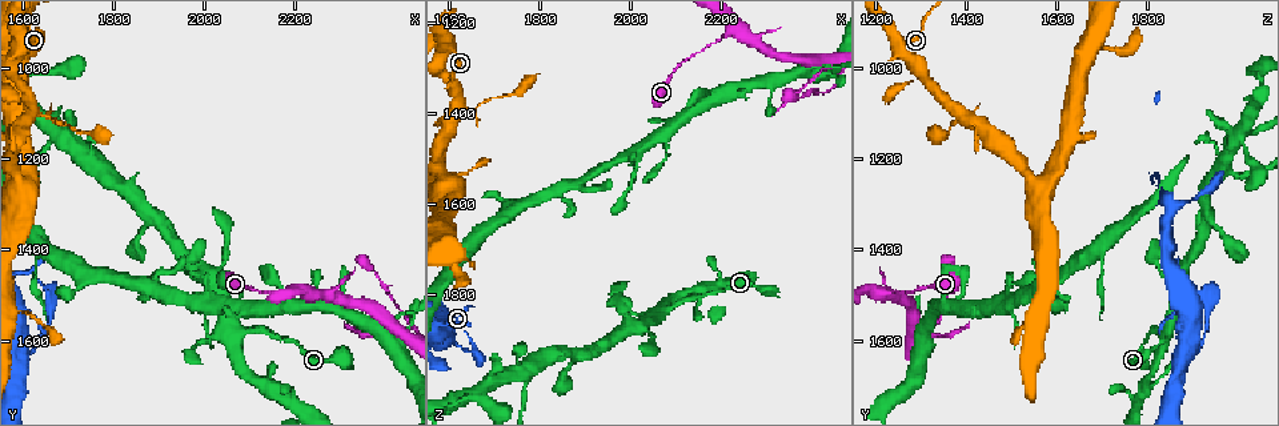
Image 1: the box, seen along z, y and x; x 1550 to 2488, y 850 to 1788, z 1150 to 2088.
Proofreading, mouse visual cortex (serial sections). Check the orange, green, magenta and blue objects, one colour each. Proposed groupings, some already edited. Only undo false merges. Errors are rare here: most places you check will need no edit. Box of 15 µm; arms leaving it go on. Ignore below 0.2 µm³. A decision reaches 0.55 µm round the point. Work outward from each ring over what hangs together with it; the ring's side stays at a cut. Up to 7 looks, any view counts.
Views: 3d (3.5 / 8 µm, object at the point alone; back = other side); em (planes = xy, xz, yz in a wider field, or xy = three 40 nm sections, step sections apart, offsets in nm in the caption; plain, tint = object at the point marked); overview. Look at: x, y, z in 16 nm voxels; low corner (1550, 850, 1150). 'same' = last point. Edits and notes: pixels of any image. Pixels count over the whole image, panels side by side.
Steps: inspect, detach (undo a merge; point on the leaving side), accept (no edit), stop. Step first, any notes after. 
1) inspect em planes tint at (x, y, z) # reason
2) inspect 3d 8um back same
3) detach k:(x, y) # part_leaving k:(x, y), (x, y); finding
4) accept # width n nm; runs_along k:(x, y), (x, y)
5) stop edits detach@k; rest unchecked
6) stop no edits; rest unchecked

inspect 3d 3.5um back at (2220, 1500, 1215) # thick turns thin

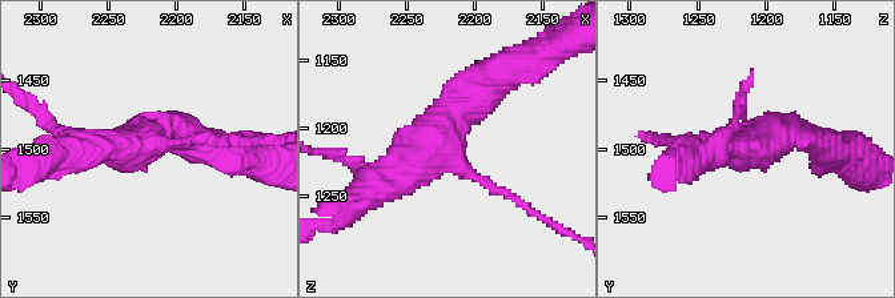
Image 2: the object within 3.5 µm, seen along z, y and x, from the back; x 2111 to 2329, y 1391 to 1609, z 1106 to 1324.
inspect em xy step 2 tint at (2224, 1496, 1216) # need the tissue

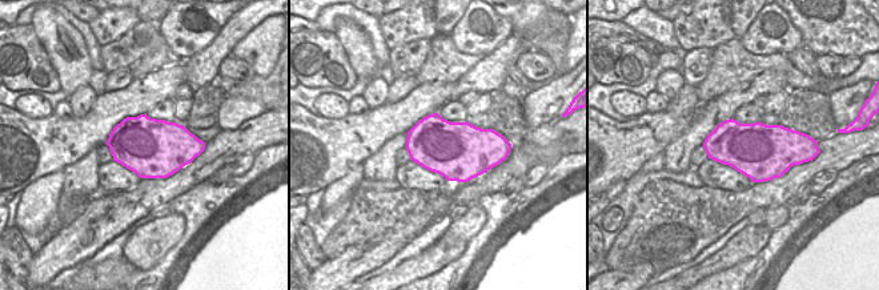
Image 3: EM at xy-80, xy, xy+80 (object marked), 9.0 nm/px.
accept # runs_along 2:(221, 140), (67, 152); all the same cell

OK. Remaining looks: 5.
inspect 3d 3.5um at (2315, 1515, 1275)

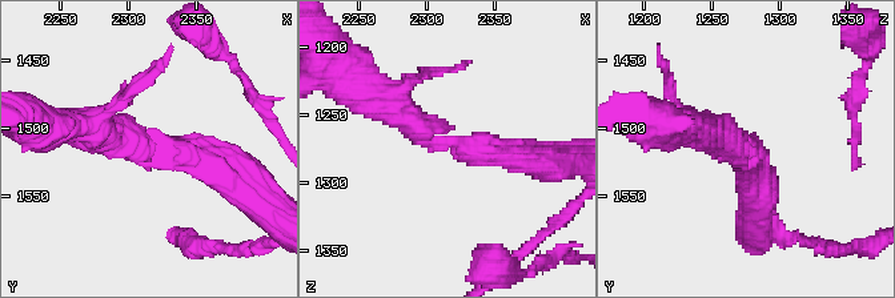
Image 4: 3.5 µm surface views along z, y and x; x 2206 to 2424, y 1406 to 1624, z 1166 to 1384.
inspect em xy step 5 tint at (2320, 1514, 1270) # need the tissue

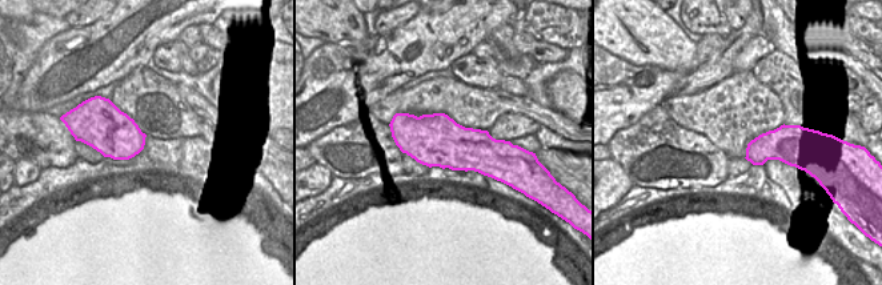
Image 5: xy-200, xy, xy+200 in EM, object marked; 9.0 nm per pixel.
accept # arm_widths 350, 400 nm; runs_along 4:(384, 99), (429, 144), (530, 157); one cell here

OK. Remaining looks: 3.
inspect 3d 3.5um at (2445, 1590, 1285) # calibre changes

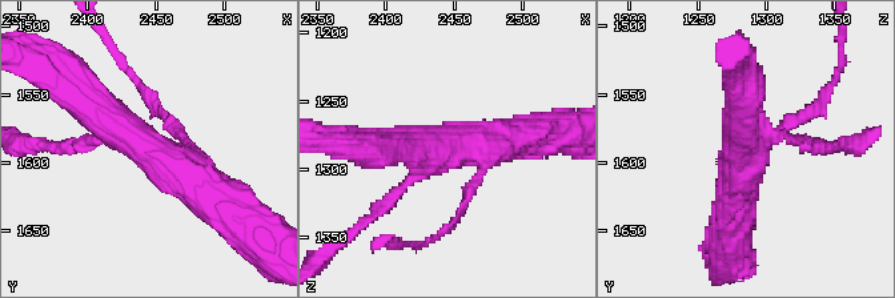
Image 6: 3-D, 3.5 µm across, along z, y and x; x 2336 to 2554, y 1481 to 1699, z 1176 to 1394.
inspect em xy step 1 tint at (2446, 1592, 1282) # shape alone is not enough

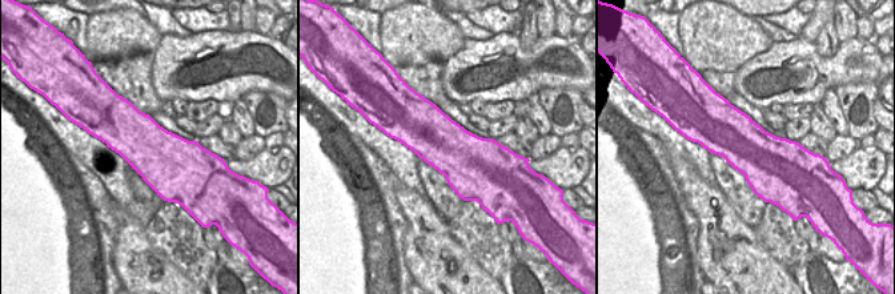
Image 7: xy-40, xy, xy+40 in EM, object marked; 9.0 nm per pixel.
accept # runs_along 6:(378, 147), (472, 147), (485, 168), (468, 194); one cell here

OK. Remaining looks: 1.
stop no edits; rest unchecked

